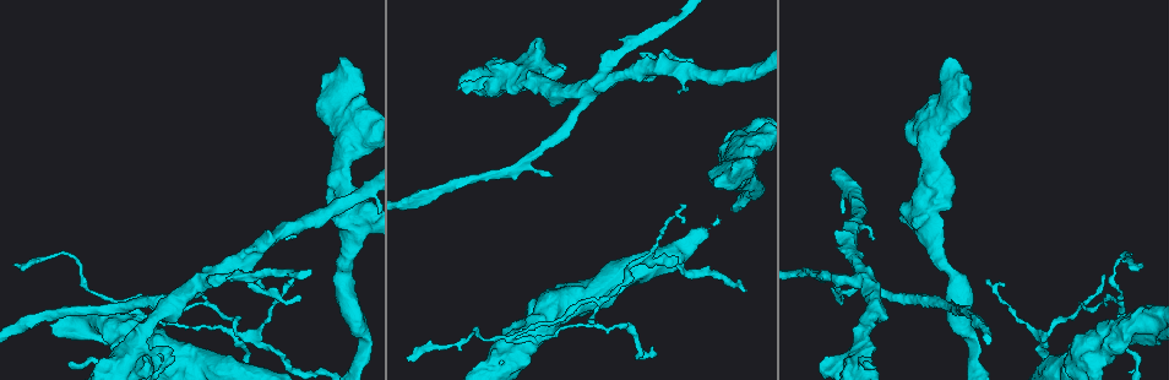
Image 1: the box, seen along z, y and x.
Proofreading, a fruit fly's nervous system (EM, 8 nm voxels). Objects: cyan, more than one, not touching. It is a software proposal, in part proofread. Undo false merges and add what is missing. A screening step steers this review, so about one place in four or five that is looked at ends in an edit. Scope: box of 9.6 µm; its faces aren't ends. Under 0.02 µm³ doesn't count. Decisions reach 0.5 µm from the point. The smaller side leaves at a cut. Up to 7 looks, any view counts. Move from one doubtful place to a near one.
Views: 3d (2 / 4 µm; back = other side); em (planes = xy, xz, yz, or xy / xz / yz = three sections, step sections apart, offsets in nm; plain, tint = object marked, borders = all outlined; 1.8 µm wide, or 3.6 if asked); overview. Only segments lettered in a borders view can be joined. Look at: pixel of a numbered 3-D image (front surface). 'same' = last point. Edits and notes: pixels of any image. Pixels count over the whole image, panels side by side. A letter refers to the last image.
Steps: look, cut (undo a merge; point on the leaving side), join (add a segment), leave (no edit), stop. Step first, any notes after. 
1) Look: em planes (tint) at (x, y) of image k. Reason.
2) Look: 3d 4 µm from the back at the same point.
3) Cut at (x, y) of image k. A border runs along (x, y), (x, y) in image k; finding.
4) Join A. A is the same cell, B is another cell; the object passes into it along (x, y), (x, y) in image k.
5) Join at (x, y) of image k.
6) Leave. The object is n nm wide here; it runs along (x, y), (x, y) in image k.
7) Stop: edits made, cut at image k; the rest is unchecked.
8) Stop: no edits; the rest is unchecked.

Look: em planes (borders) at (876, 289) of image 1. Abrupt turn.

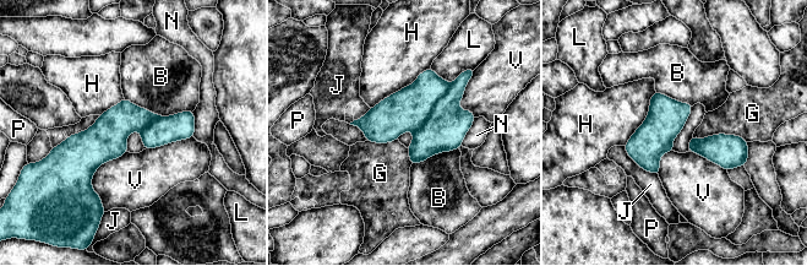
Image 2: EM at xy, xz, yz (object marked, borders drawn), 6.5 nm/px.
Cut at (445, 130) of image 2. The object is 240 nm wide here; B, G, H, J, L, N, P and V are other cells; a border runs along (450, 83), (431, 115), (414, 132) in image 2; two neurons meet here.

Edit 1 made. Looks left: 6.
Look: 3d 4 µm from the back at (932, 182) of image 1. Narrows sharply.

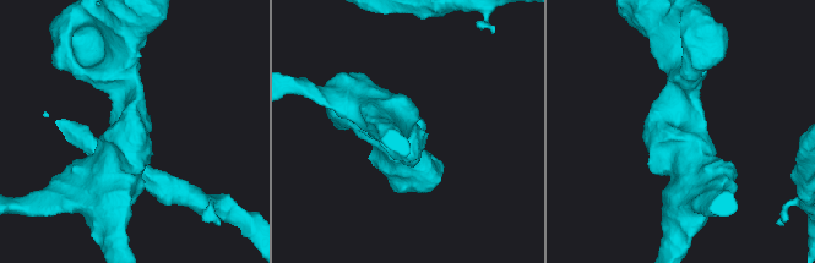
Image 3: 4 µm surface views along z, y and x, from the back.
Look: em planes (borders) at (679, 130) of image 3. Now the EM.

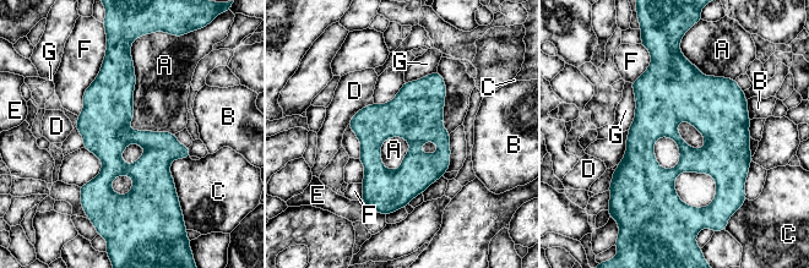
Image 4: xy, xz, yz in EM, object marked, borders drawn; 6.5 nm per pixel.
Leave. A, B, C, D, E, F and G are other cells; a border runs along (130, 50), (129, 127), (174, 135) in image 4; one neuron here.

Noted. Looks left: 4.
Look: em 3.6 µm planes (tint) at (1118, 320) of image 1. Abrupt turn.

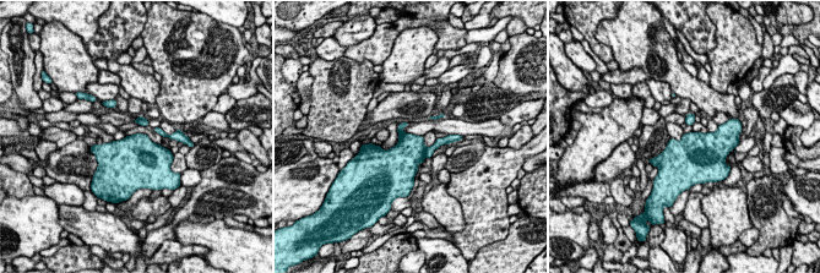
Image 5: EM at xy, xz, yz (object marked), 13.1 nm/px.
Look: em 3.6 µm planes (borders) at the same point. What lies round it.

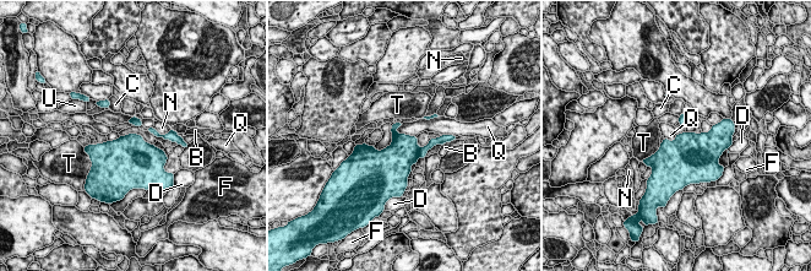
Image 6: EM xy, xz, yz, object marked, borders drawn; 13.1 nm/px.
Cut at (423, 151) of image 6. B, C, D, F, N, Q, T and U are other cells; a border runs along (420, 147), (419, 157) in image 6; two neurons meet here.

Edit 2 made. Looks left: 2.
Stop: edits made, cut at image 2, cut at image 6; the rest is unchecked.

